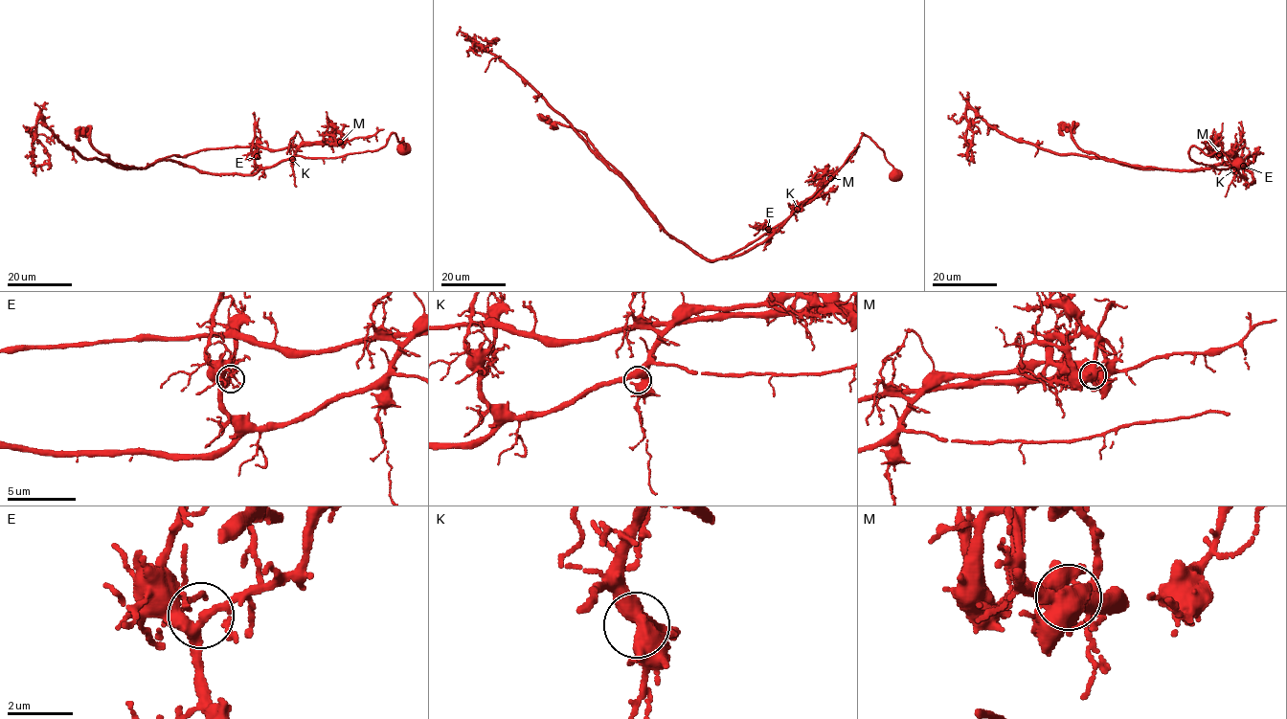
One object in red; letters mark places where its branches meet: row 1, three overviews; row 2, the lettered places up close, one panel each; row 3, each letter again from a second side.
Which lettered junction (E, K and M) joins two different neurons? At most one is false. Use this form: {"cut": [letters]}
{"cut": ["M"]}

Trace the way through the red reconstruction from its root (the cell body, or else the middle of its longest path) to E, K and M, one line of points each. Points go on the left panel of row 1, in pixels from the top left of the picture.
E: (403, 148), (403, 138), (398, 142), (392, 133), (377, 150), (338, 157), (293, 155), (260, 168), (257, 156)
K: (403, 148), (403, 138), (398, 142), (392, 133), (387, 144), (377, 150), (329, 158), (295, 155), (292, 159)
M: (403, 148), (403, 138), (398, 142), (392, 133), (377, 150), (329, 158), (296, 154), (301, 146), (340, 142)

